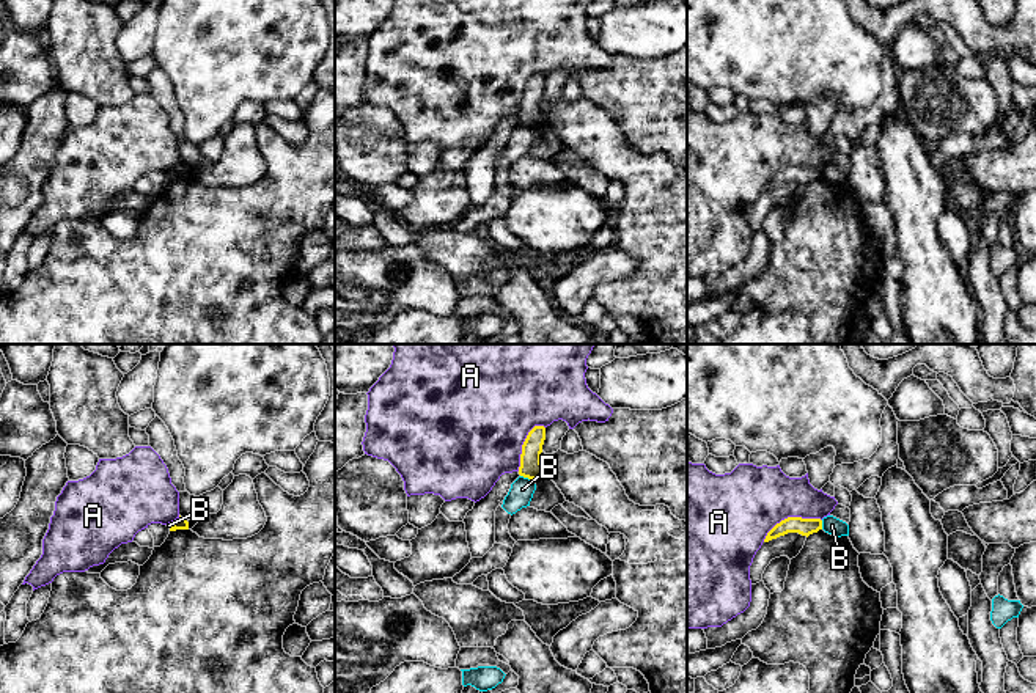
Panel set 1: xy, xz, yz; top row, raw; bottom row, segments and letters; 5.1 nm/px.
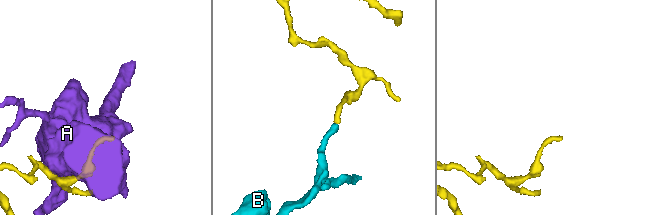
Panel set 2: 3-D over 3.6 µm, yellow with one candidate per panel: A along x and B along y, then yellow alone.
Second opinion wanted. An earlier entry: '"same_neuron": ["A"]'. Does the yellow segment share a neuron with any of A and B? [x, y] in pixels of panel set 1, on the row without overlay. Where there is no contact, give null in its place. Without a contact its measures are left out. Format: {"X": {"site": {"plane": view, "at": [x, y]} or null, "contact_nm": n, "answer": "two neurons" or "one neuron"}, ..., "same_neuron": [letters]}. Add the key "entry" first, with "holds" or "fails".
{"entry": "fails", "A": {"site": {"plane": "yz", "at": [789, 165]}, "contact_nm": 320, "answer": "two neurons"}, "B": {"site": {"plane": "xz", "at": [527, 124]}, "contact_nm": 80, "answer": "two neurons"}, "same_neuron": []}

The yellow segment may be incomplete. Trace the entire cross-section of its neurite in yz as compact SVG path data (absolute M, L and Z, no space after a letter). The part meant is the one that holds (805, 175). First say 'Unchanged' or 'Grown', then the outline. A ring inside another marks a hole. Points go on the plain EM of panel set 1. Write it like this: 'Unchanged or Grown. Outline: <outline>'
Unchanged. Outline: M788 165L777 171L766 184L764 190L784 184L788 181L799 181L802 184L810 184L822 178L821 167L802 167L802 165Z

